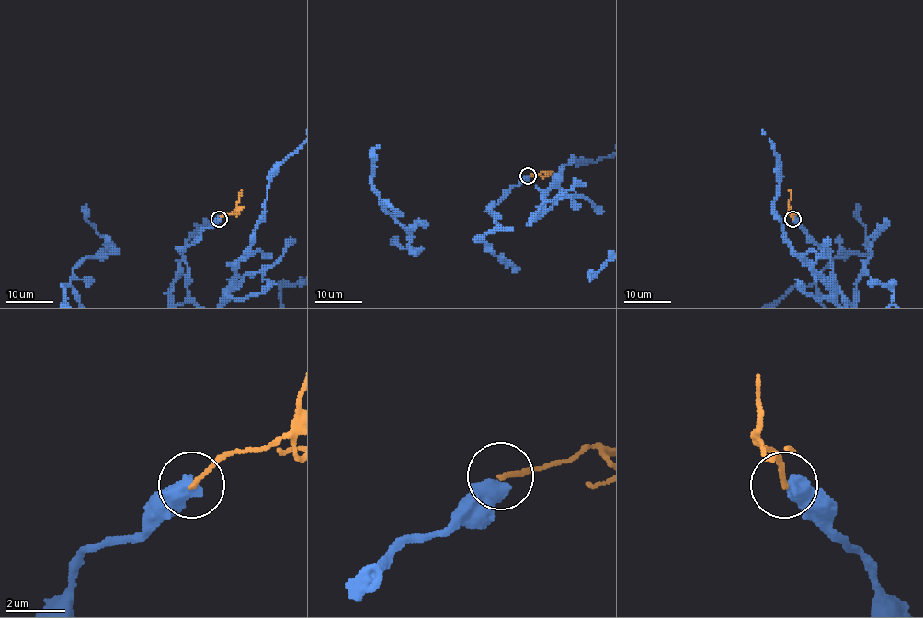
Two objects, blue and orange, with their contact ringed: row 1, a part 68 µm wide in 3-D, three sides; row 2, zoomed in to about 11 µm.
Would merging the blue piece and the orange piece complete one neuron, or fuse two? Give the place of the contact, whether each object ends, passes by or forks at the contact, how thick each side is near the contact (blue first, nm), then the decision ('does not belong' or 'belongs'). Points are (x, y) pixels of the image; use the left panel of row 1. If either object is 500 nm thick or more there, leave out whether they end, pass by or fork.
place (219, 219); calibres 650 and 160 nm; does not belong

